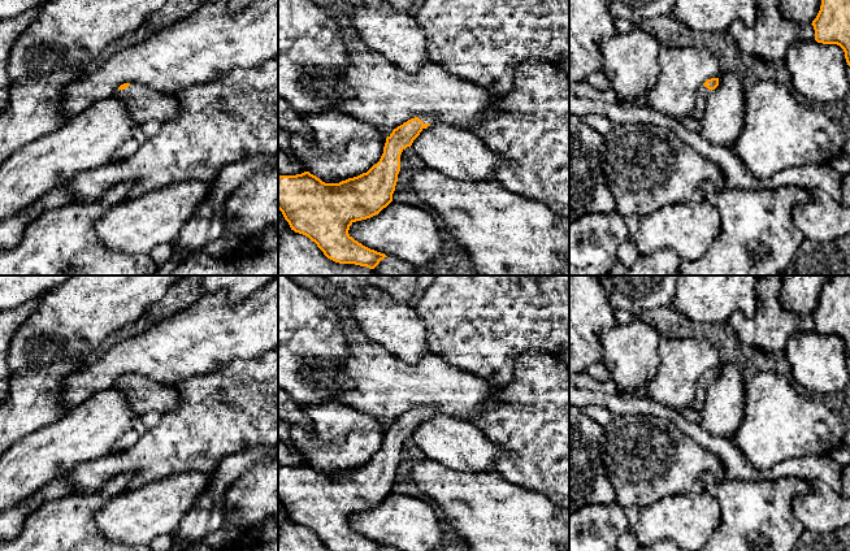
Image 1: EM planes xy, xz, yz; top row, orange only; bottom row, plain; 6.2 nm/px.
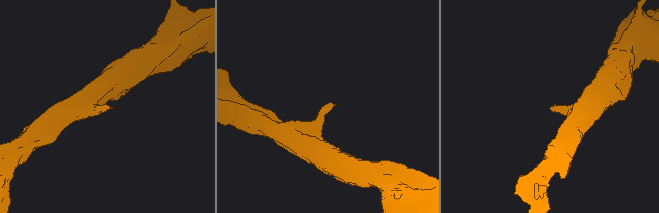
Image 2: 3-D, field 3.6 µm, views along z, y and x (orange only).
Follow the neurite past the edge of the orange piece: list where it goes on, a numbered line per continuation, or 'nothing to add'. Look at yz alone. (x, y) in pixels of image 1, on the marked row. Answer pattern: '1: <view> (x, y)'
1: yz (702, 94)

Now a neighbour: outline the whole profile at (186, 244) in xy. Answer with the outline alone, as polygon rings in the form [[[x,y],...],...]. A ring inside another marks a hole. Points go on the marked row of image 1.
[[[274,153],[257,155],[226,165],[212,182],[209,199],[196,208],[194,216],[182,226],[172,244],[192,253],[198,248],[220,238],[224,234],[224,205],[227,198],[248,177],[277,162],[278,153]]]

